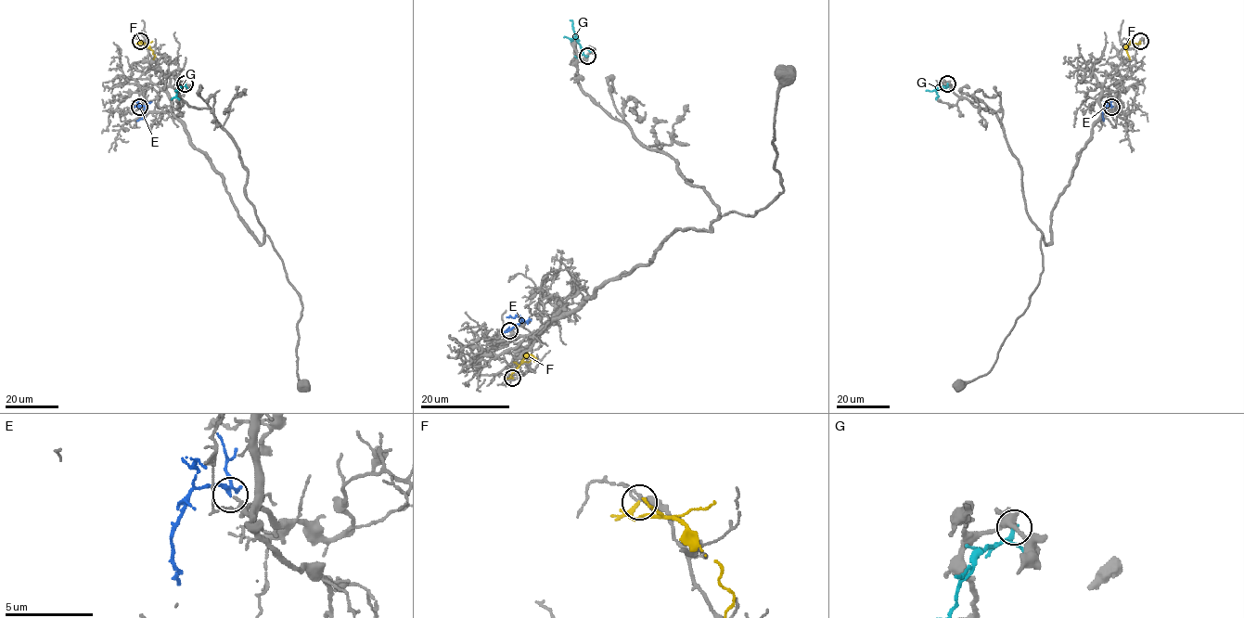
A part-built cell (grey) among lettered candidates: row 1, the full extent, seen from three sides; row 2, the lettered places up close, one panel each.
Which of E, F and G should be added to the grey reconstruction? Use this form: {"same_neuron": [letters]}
{"same_neuron": ["E"]}

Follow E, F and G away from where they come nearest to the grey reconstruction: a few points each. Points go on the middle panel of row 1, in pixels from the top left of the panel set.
E: (510, 329), (520, 320), (518, 315), (506, 317)
F: (512, 378), (511, 373), (524, 356), (532, 355), (536, 358), (533, 361)
G: (586, 57), (574, 36), (571, 41), (563, 37)

